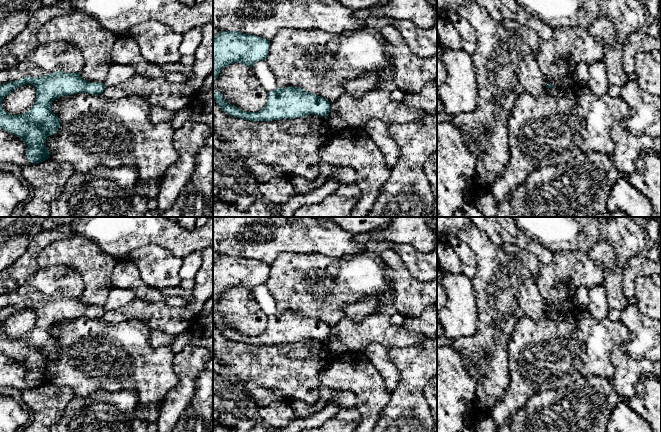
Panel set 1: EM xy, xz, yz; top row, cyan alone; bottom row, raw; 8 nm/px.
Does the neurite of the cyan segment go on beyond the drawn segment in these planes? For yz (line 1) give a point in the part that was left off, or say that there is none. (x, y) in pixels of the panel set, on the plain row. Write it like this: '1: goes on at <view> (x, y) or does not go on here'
1: does not go on here

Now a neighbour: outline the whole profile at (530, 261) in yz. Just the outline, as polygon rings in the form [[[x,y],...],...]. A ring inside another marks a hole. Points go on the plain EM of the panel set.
[[[508,243],[503,244],[501,247],[507,254],[517,256],[534,278],[540,274],[540,261],[535,255],[521,249],[520,247]]]

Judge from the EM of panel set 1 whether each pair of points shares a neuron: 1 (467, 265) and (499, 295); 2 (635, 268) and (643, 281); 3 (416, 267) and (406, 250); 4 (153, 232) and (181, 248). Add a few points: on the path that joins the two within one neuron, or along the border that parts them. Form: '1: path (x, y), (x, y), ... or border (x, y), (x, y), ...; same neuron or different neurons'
1: border (470, 249), (476, 265), (476, 272), (471, 279); different neurons
2: border (650, 275), (639, 275), (636, 278), (633, 296); different neurons
3: path (415, 263), (408, 254); same neuron
4: path (160, 232), (166, 233), (174, 241); same neuron

